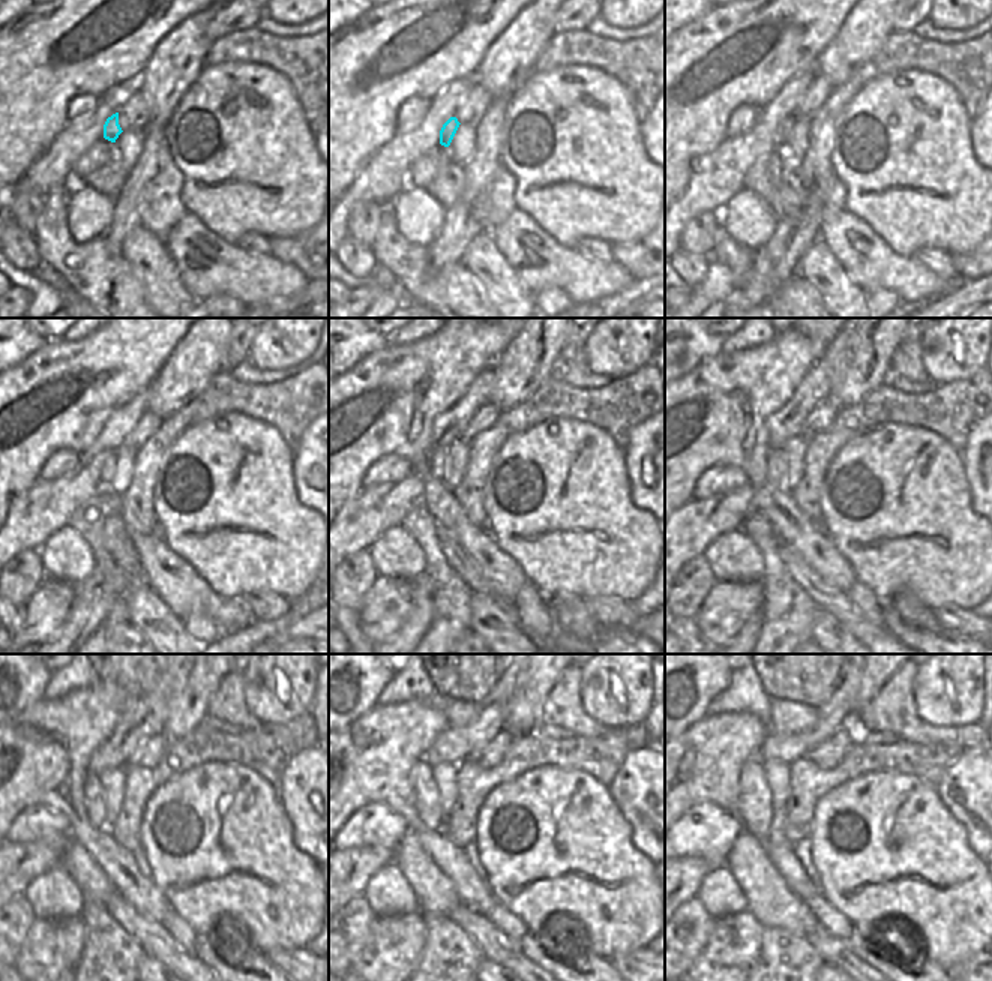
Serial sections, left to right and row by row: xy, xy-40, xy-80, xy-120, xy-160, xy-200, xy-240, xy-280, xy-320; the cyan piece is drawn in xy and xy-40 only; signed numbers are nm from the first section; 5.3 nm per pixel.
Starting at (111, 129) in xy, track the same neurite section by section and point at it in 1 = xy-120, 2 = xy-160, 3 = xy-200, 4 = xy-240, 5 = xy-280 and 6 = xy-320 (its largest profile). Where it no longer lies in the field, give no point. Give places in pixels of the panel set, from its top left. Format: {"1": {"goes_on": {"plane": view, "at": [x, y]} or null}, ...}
{"1": {"goes_on": {"plane": "xy-120", "at": [108, 470]}}, "2": {"goes_on": {"plane": "xy-160", "at": [438, 459]}}, "3": {"goes_on": {"plane": "xy-200", "at": [775, 456]}}, "4": {"goes_on": {"plane": "xy-240", "at": [95, 801]}}, "5": {"goes_on": {"plane": "xy-280", "at": [428, 804]}}, "6": {"goes_on": {"plane": "xy-320", "at": [754, 809]}}}

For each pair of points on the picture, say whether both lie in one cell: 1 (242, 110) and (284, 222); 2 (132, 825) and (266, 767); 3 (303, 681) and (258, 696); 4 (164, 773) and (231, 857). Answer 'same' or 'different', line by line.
1: same
2: same
3: same
4: different

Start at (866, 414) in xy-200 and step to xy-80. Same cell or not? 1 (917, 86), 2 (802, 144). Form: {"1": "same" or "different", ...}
{"1": "different", "2": "different"}

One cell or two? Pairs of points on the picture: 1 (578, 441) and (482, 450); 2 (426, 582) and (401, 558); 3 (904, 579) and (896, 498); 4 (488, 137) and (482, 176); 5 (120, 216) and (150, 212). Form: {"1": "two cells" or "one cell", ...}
{"1": "two cells", "2": "two cells", "3": "one cell", "4": "one cell", "5": "two cells"}

